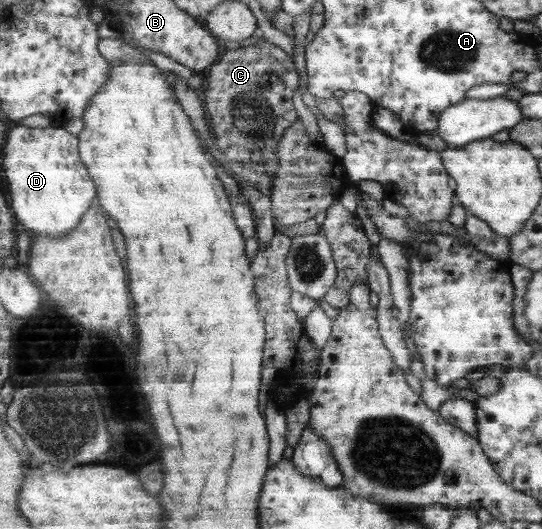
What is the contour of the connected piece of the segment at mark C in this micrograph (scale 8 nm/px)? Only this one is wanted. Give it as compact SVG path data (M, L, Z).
M255 35L255 43L247 48L226 51L218 63L211 66L208 76L205 104L208 116L211 118L212 129L219 146L229 160L231 172L239 182L242 194L248 198L257 218L258 233L256 236L260 248L263 248L275 236L274 216L274 178L278 176L278 148L286 130L300 118L293 104L293 96L299 88L299 75L295 69L293 56L288 56L285 50L275 46L263 37Z

